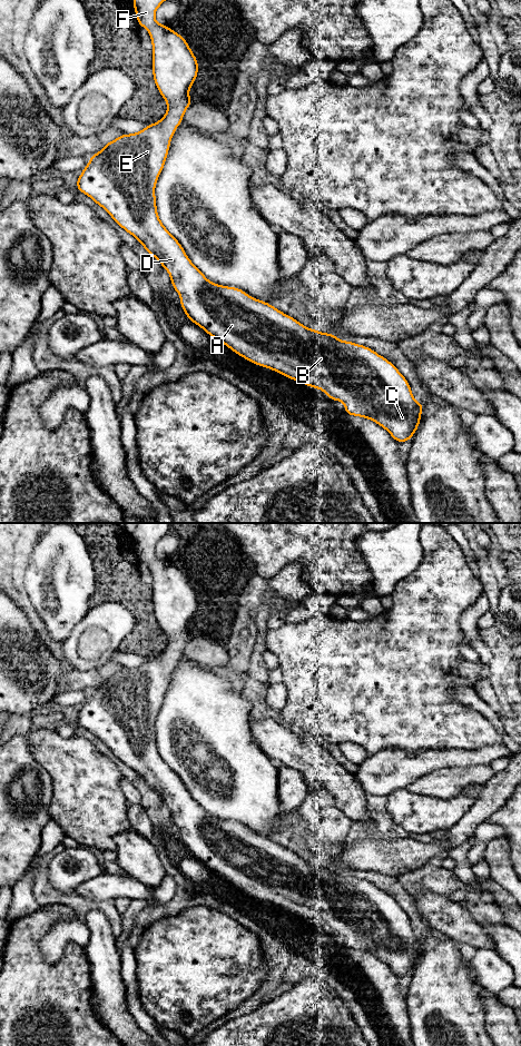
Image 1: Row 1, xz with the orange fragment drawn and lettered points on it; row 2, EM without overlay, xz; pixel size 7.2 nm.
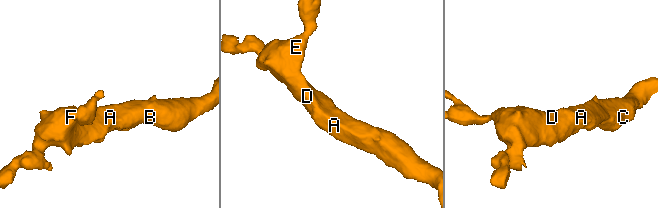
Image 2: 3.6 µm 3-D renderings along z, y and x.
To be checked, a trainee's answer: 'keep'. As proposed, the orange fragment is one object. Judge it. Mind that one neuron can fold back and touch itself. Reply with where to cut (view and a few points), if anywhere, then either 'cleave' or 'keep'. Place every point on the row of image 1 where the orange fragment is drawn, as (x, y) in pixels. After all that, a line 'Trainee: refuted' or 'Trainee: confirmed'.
cut none; keep
Trainee: confirmed

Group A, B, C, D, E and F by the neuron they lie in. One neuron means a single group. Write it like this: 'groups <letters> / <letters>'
groups A B C D E F

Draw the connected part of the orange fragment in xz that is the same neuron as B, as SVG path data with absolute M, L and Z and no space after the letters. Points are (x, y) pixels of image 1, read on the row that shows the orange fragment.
M166 0L131 1L138 24L149 31L153 42L153 76L155 85L166 100L168 108L164 118L158 122L150 124L136 134L122 134L114 141L106 142L99 152L90 156L88 165L77 179L76 186L78 190L101 206L117 225L137 238L140 245L166 268L174 289L180 296L180 306L186 316L213 338L222 342L237 355L258 366L267 367L304 385L322 389L332 401L343 402L345 405L344 412L347 415L372 420L385 428L396 442L411 441L419 427L424 404L420 404L414 399L409 382L391 362L366 346L341 341L333 334L309 329L267 302L253 298L243 289L209 282L190 262L179 241L160 221L157 214L155 186L165 166L170 140L176 128L183 122L185 111L191 103L188 91L197 78L198 61L187 41L179 33L156 21L155 12Z

